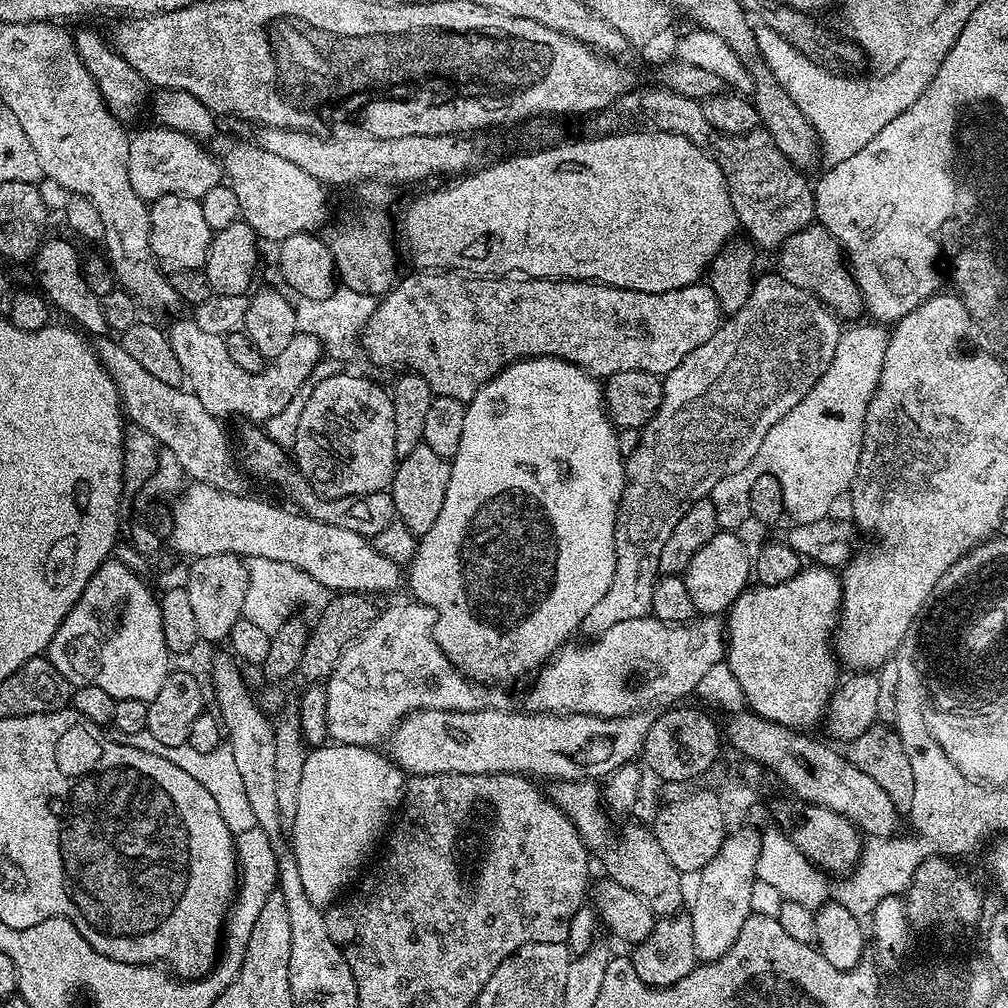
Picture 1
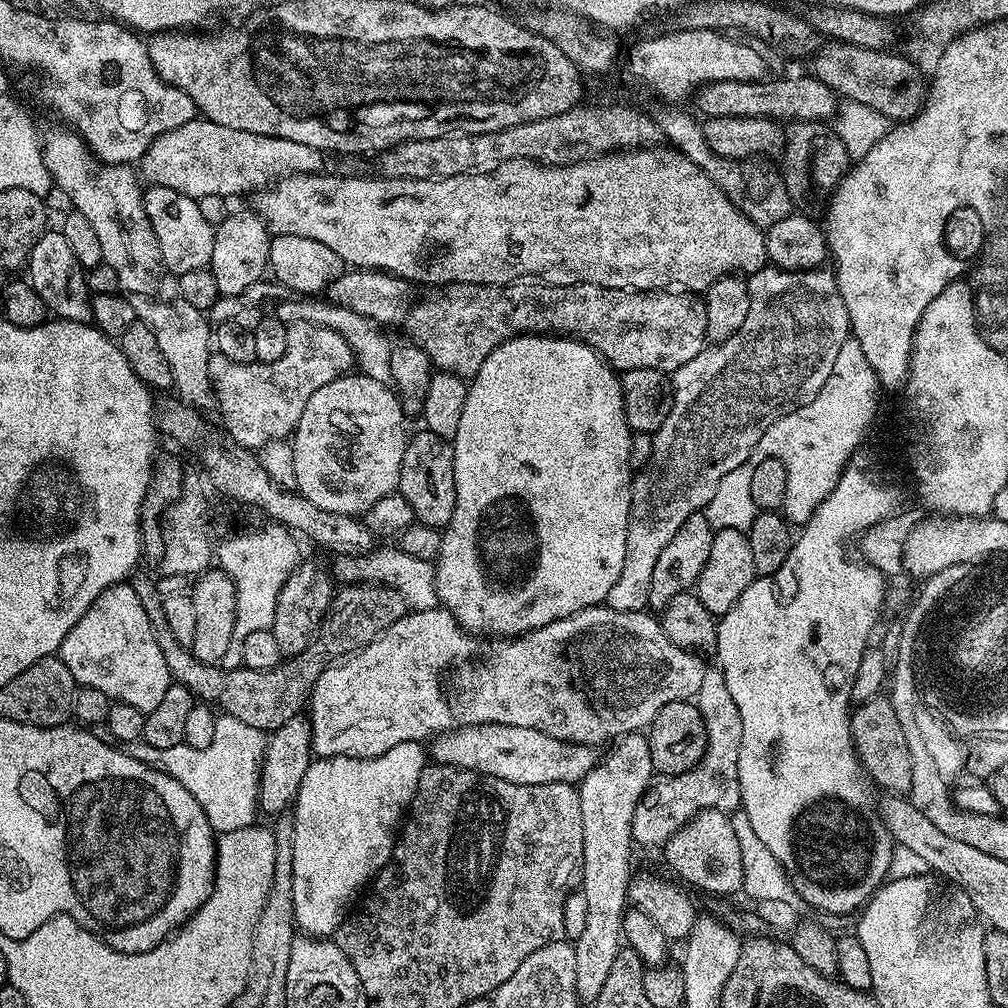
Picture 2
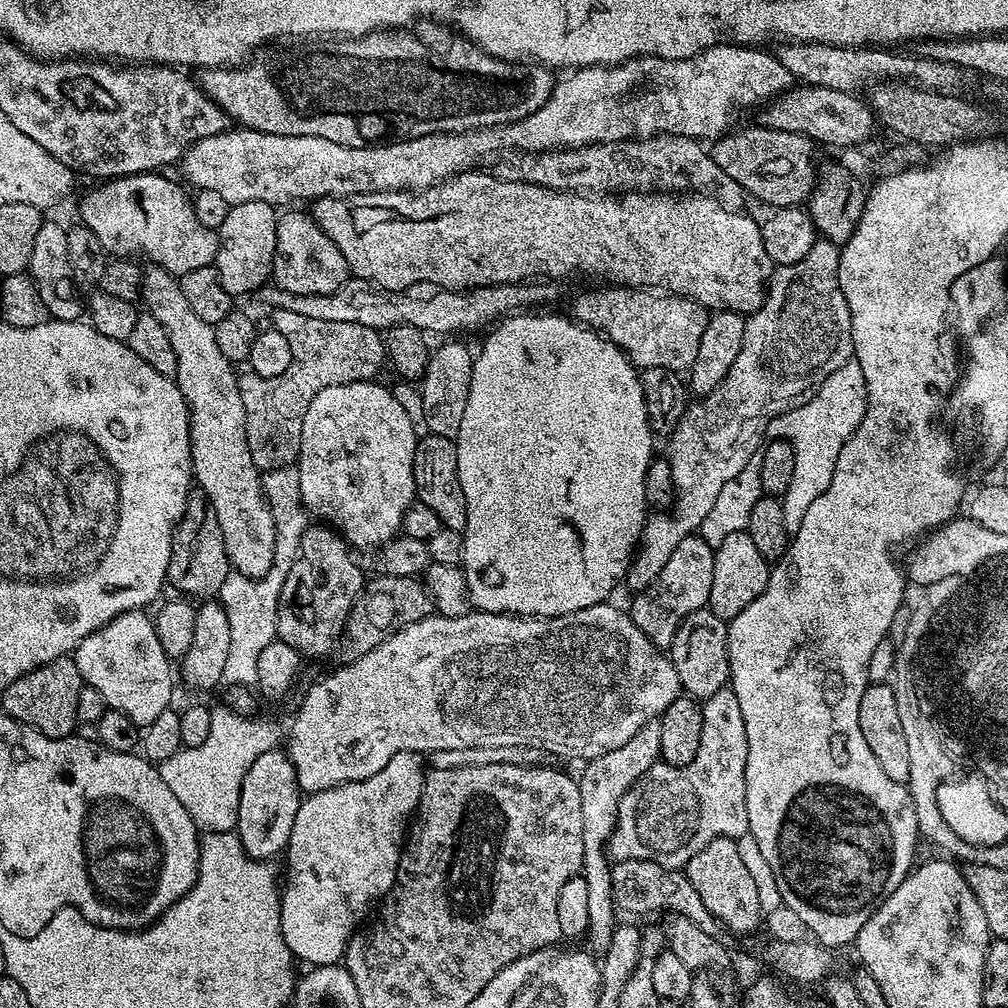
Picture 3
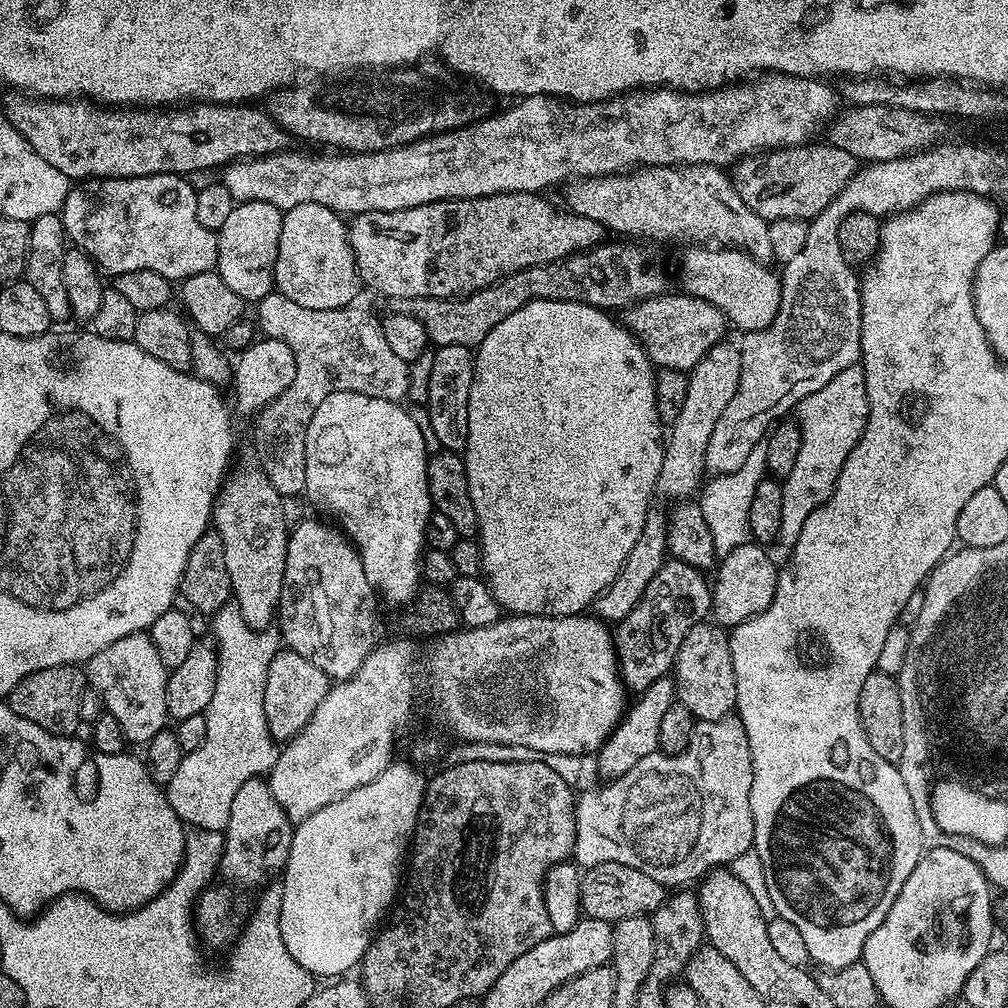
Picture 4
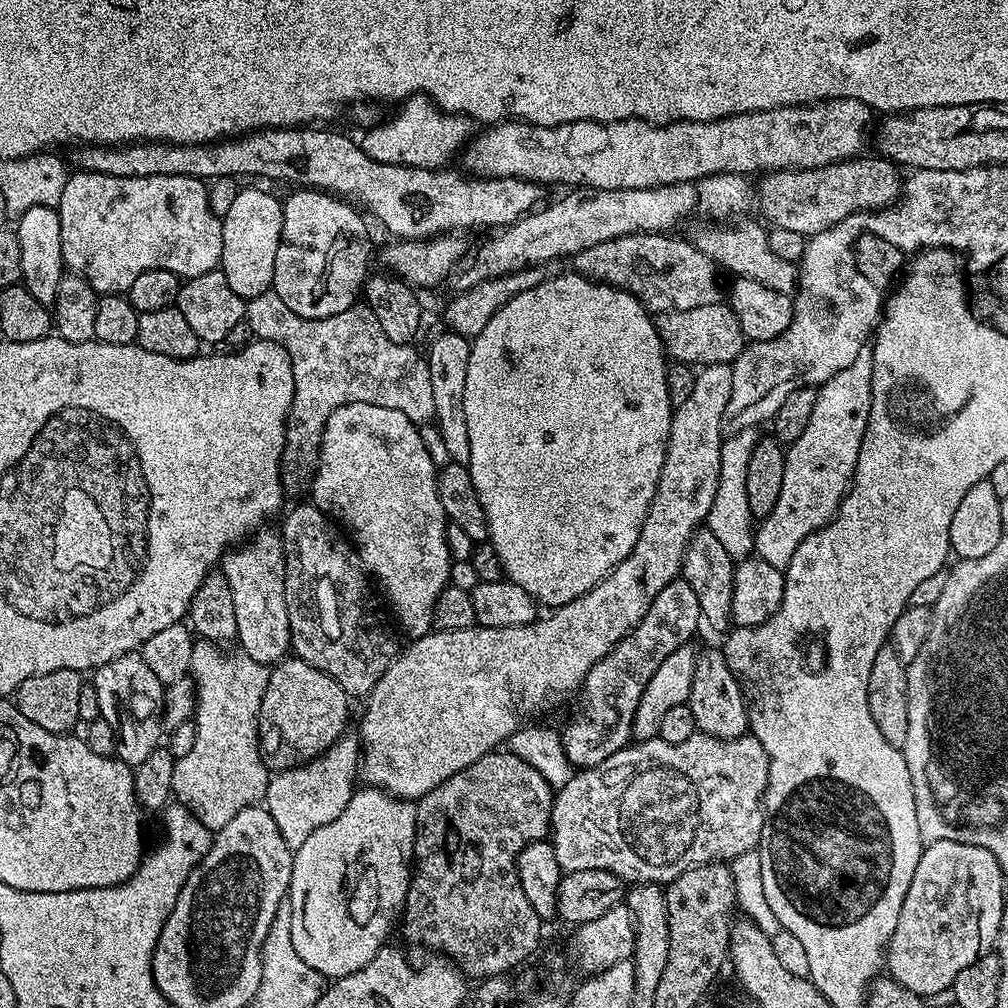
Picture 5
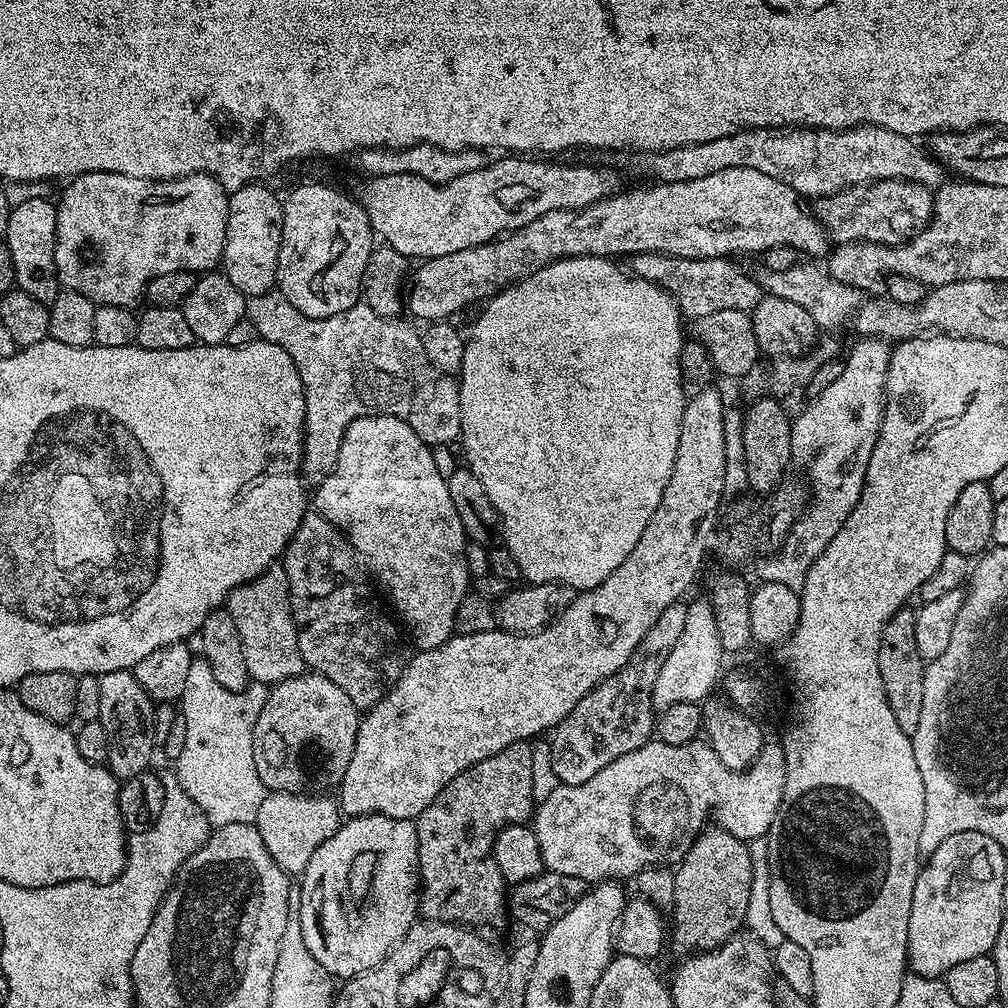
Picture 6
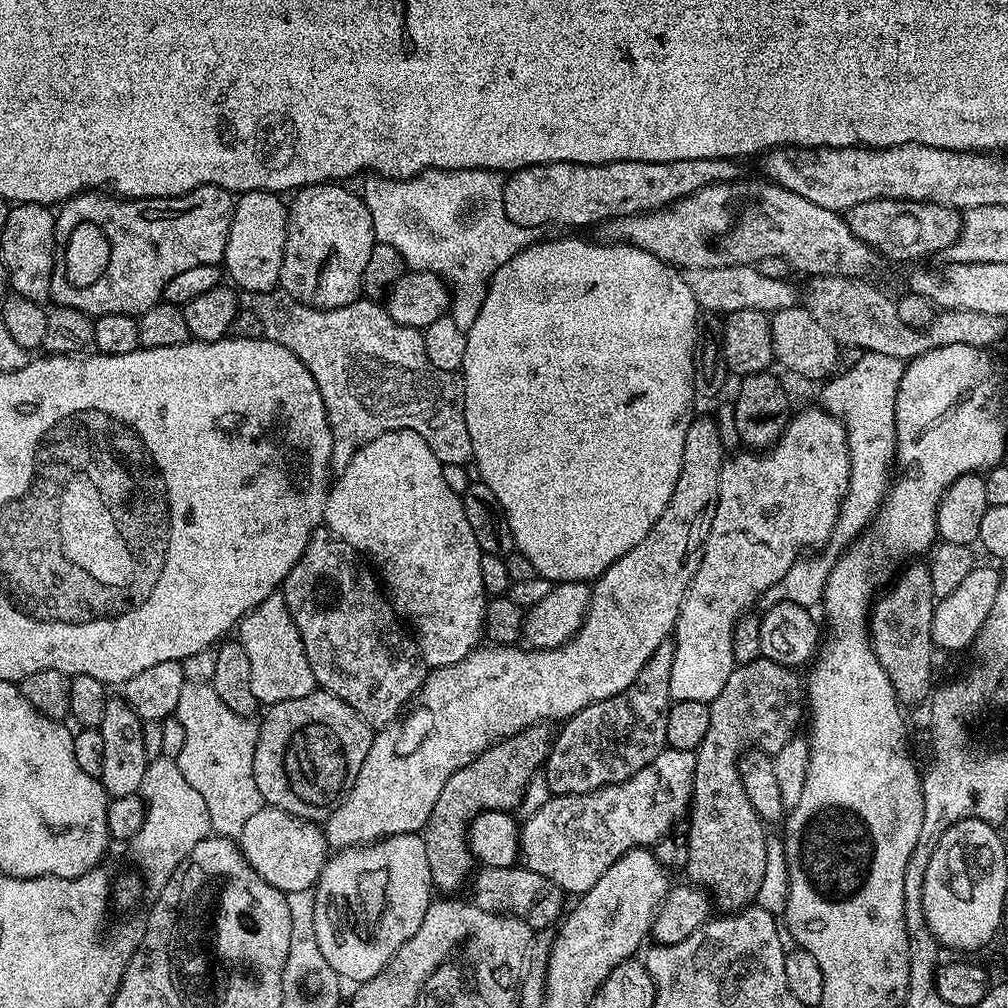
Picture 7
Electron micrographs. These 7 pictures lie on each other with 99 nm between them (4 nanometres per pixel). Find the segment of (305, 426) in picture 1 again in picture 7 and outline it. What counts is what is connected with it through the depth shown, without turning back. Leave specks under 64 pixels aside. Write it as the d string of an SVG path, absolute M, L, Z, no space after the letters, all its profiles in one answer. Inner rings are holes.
M390 430L386 434L378 434L378 438L366 442L366 446L362 446L356 451L354 458L350 458L346 470L335 477L334 483L328 490L323 523L323 527L343 545L348 545L361 555L372 558L371 563L378 571L379 579L387 588L386 592L392 601L392 607L406 620L408 616L407 623L414 629L414 639L420 647L420 657L424 659L425 665L429 669L454 666L454 662L462 662L462 658L469 656L485 635L486 593L482 586L482 562L480 561L481 550L478 546L478 538L474 538L474 530L470 530L470 521L467 520L466 510L460 501L461 493L450 490L450 486L446 486L446 478L442 478L443 469L444 465L436 457L434 450L430 450L430 446L426 446L426 438L422 438L422 434L414 434L414 430Z

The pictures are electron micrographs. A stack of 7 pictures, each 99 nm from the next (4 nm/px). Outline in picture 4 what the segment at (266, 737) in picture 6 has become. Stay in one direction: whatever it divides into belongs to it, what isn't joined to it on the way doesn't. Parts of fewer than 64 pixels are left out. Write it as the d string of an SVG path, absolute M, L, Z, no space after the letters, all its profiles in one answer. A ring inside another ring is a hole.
M285 647L276 652L270 662L270 670L266 670L266 690L264 691L264 709L266 710L266 726L273 740L287 742L295 738L304 729L306 722L318 710L318 702L326 698L330 681L328 675L314 662L306 662L302 654Z

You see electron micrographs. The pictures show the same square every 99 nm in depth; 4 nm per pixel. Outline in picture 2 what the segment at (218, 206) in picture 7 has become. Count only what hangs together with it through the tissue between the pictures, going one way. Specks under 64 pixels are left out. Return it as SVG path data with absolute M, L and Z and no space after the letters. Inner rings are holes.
M152 186L145 191L144 205L154 226L154 234L158 238L162 258L171 272L179 277L186 274L186 270L198 270L211 265L216 230L203 218L197 201L186 194L178 194L178 190Z

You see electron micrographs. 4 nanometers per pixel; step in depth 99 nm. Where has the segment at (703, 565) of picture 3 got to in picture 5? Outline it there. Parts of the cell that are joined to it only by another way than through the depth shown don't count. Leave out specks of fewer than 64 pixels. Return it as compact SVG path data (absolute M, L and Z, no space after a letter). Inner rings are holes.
M677 578L664 587L662 594L650 602L650 610L638 622L636 629L622 642L609 650L586 674L579 689L580 709L572 716L572 721L562 728L566 758L576 770L593 768L610 754L629 747L634 726L634 710L638 710L638 698L646 690L646 682L654 678L658 666L674 654L674 650L685 647L688 640L702 624L698 597L683 578Z

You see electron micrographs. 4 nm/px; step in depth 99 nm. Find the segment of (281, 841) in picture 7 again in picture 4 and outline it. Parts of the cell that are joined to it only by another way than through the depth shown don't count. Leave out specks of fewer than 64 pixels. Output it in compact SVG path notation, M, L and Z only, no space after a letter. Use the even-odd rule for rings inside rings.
M381 643L349 680L333 683L326 698L318 702L318 710L314 710L310 722L306 722L304 729L280 748L280 756L266 776L278 806L282 806L288 819L293 822L305 820L314 814L314 810L322 810L322 806L350 794L350 790L374 782L374 778L393 763L391 752L396 735L407 726L415 700L416 664L412 661L412 648L408 644Z

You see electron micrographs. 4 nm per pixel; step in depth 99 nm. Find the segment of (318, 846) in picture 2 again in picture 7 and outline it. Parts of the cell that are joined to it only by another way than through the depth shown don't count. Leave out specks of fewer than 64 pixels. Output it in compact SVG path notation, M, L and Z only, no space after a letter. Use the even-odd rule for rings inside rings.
M411 832L410 834L394 834L384 840L376 840L372 844L362 844L354 848L342 848L333 851L324 861L324 868L314 885L314 938L318 938L318 950L322 950L322 958L330 962L333 973L337 977L345 976L348 980L363 982L374 978L392 961L394 954L418 931L422 926L422 918L426 918L426 910L434 899L434 889L430 878L430 862L426 862L426 846L423 835Z

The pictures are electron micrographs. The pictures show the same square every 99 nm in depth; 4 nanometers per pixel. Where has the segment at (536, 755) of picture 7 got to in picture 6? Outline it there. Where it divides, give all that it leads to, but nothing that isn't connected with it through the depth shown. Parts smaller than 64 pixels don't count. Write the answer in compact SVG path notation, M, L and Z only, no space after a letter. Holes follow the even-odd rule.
M521 742L506 746L506 750L498 750L498 754L490 754L490 758L482 758L474 766L470 766L458 778L454 778L422 810L422 814L416 817L416 833L418 834L418 858L420 859L420 911L419 915L428 922L459 922L465 926L484 926L480 924L496 924L503 916L506 916L506 882L498 870L498 862L492 856L492 847L496 844L496 835L507 826L507 824L523 824L533 815L534 801L532 798L532 749L527 743Z

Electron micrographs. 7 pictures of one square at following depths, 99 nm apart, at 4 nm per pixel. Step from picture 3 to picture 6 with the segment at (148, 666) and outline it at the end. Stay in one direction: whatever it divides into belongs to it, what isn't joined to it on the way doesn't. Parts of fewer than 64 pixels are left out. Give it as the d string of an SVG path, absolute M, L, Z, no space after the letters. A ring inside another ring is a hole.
M114 670L100 676L102 686L102 710L100 721L108 739L106 766L117 780L123 782L134 778L134 774L149 771L152 750L157 747L154 740L154 701L142 690L135 671Z

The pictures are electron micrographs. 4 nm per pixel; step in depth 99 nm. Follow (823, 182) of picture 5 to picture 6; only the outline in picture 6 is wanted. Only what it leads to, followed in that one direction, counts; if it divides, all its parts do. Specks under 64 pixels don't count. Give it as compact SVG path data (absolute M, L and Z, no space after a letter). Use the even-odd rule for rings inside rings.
M873 180L870 184L856 184L847 189L847 196L848 204L832 204L836 202L828 198L815 201L815 215L836 244L867 242L904 246L917 232L923 232L933 217L933 189L912 180Z

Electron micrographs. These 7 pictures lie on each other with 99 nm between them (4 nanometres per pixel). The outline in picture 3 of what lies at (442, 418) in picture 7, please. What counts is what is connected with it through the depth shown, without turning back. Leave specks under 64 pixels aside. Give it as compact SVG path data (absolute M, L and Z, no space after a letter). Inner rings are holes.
M285 308L275 309L274 328L290 343L292 365L283 369L278 376L241 375L240 393L242 406L246 406L248 415L248 445L256 467L261 473L268 474L275 468L288 468L300 458L302 442L302 422L306 418L306 410L310 410L310 402L314 402L314 394L318 390L326 390L326 386L349 384L359 380L375 381L380 367L386 364L386 344L381 333L370 326L358 326L358 322L322 322L318 318L309 318Z

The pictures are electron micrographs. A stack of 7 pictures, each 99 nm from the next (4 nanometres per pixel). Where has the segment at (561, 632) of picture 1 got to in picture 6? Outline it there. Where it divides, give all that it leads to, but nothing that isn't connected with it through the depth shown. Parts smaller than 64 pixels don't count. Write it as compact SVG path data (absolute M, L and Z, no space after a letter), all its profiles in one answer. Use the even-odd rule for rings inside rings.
M575 256L550 262L538 274L501 288L491 297L479 309L480 317L464 341L458 383L462 414L460 440L464 444L464 456L469 460L465 461L478 482L482 482L490 502L494 502L494 510L498 510L503 547L514 554L521 577L530 584L565 584L573 590L587 590L606 582L626 562L630 550L638 546L638 538L642 538L646 522L654 518L654 510L662 502L662 490L666 490L674 470L686 403L680 369L682 346L686 343L684 328L680 325L682 313L666 290L654 286L654 282L646 282L620 264L623 263L607 256Z

